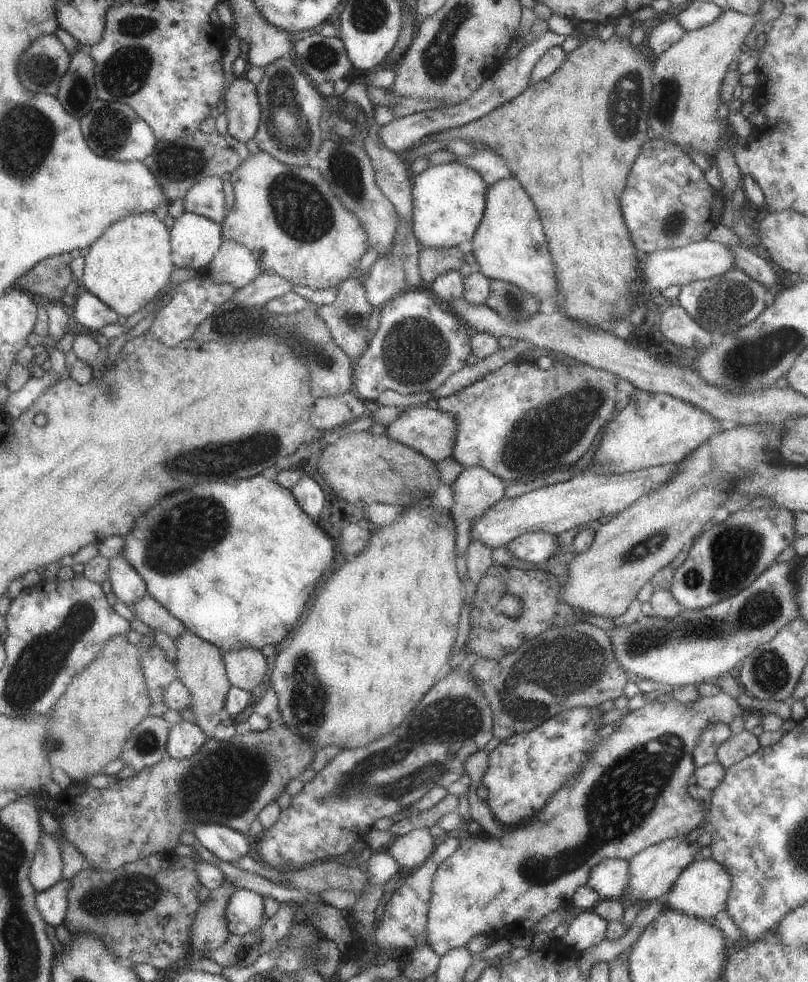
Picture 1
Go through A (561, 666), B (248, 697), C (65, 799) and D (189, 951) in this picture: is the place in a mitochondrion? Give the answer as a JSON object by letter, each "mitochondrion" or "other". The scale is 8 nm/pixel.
{"A":"mitochondrion","B":"other","C":"other","D":"other"}

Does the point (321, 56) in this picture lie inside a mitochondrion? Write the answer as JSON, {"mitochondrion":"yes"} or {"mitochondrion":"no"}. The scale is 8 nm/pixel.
{"mitochondrion":"yes"}

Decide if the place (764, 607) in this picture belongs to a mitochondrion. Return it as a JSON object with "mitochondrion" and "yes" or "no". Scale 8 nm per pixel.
{"mitochondrion":"yes"}

